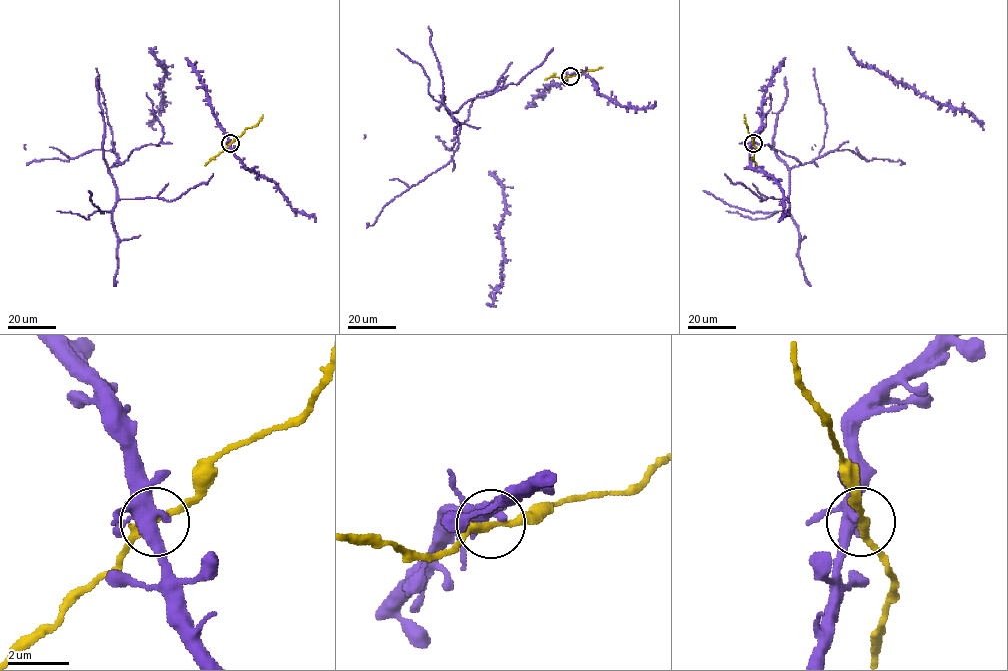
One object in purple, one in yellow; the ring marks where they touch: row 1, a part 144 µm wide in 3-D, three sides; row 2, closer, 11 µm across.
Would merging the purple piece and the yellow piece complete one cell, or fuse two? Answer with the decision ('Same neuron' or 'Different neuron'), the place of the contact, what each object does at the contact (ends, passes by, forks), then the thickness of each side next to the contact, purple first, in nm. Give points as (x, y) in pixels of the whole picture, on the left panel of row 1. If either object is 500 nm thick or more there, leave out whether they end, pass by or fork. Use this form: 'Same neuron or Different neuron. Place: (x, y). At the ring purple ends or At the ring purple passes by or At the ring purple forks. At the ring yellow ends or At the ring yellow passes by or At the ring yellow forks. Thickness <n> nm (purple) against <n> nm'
Same neuron. Place: (230, 143). At the ring purple forks. At the ring yellow passes by. Thickness 400 nm (purple) against 280 nm

